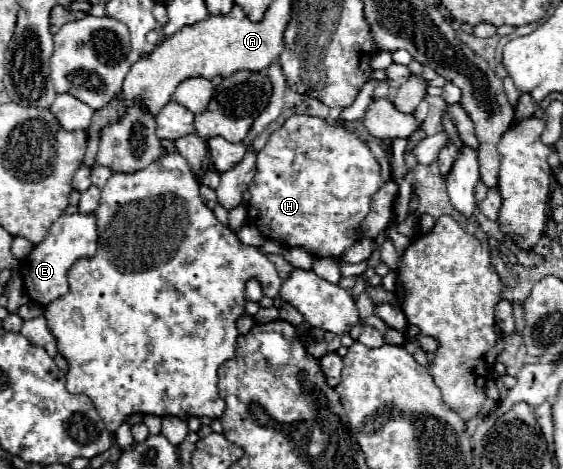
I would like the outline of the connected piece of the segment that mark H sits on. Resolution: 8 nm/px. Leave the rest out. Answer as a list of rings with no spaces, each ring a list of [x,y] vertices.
[[[292,115],[290,119],[286,119],[286,123],[274,131],[266,143],[266,147],[258,153],[258,159],[256,159],[256,173],[254,173],[254,181],[250,185],[250,203],[248,203],[248,221],[252,225],[256,225],[260,229],[260,233],[266,237],[266,239],[272,239],[272,241],[278,241],[280,245],[284,247],[302,247],[304,251],[308,251],[312,257],[332,257],[332,259],[340,259],[346,249],[350,245],[354,245],[358,239],[360,239],[360,223],[362,219],[368,215],[370,211],[370,199],[372,195],[382,187],[382,177],[380,177],[380,165],[376,161],[376,157],[372,155],[372,151],[368,149],[368,145],[352,131],[344,129],[342,125],[332,125],[324,119],[318,119],[318,117],[310,117],[310,115]]]

